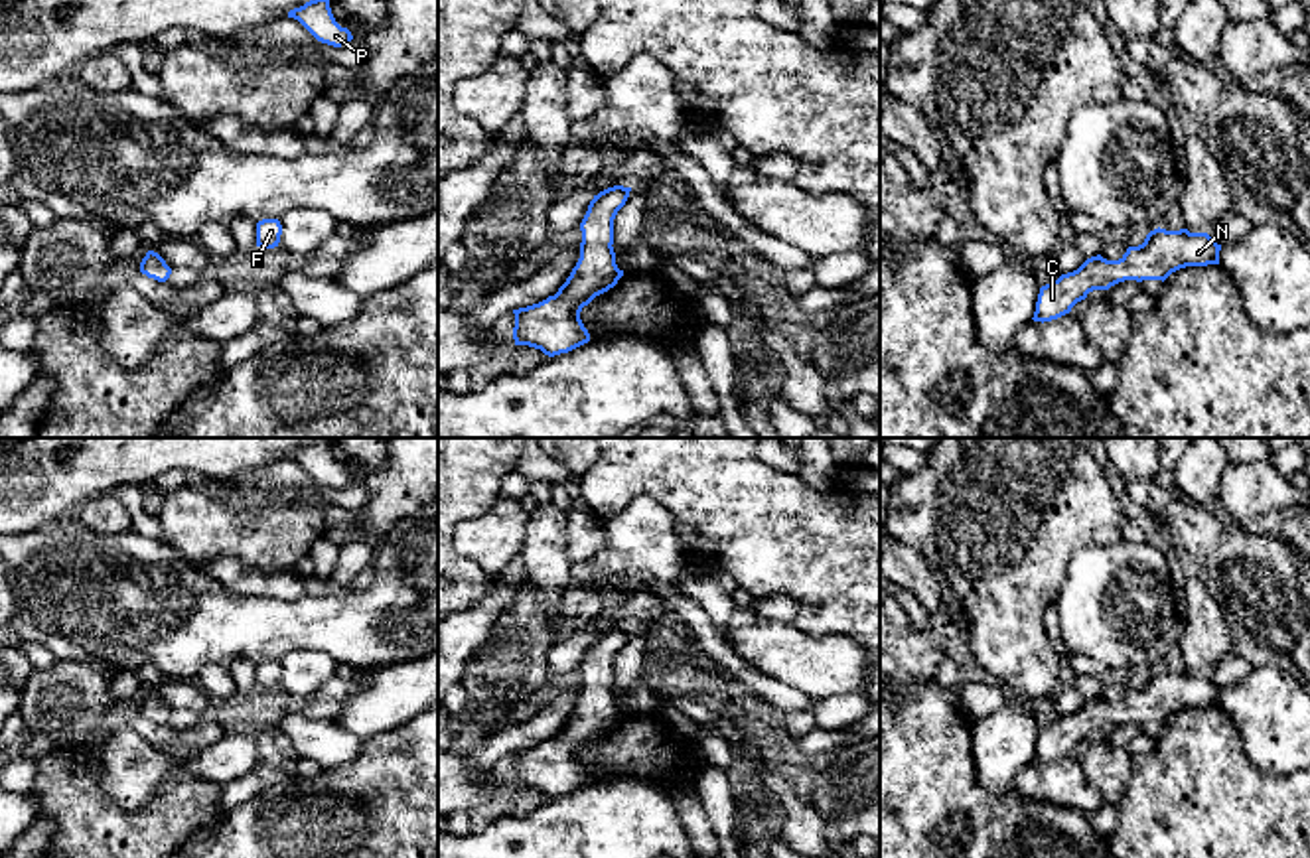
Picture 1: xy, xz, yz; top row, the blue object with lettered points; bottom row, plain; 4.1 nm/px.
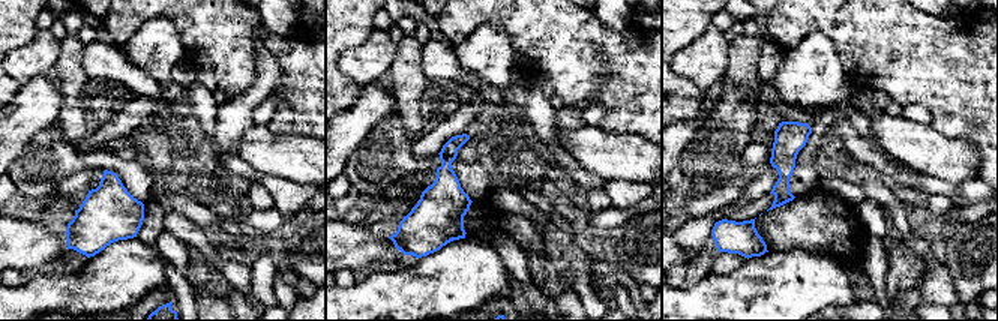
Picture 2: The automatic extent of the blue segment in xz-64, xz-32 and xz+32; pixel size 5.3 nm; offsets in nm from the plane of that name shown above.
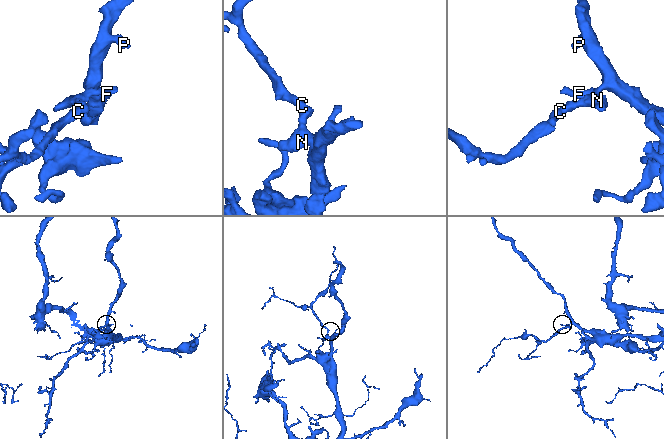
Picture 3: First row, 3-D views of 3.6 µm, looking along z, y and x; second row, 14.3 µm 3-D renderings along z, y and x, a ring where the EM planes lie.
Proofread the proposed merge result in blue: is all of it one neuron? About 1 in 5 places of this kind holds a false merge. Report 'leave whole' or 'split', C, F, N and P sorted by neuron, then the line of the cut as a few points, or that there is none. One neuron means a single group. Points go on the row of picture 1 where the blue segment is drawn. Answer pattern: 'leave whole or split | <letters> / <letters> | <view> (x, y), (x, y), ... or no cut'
leave whole | C F N P | no cut

